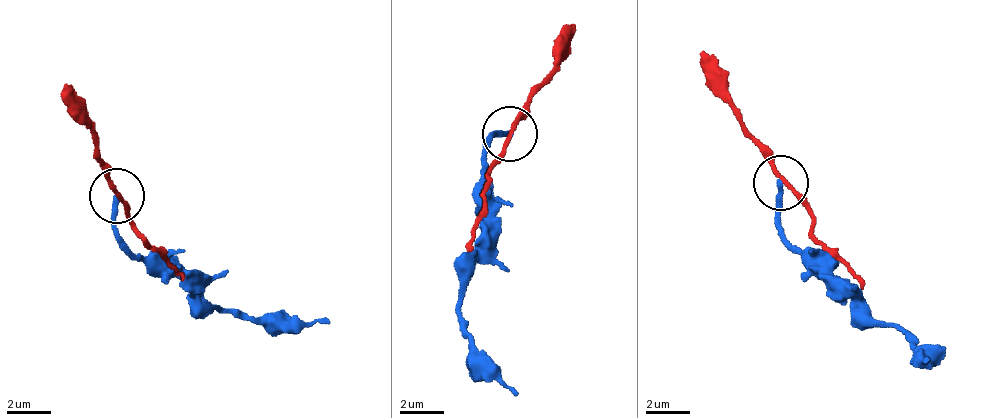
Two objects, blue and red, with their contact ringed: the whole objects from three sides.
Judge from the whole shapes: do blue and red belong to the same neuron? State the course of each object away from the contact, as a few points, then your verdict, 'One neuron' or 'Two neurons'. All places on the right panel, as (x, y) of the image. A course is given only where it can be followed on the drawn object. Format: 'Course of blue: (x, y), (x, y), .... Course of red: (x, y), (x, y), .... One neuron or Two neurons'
Course of blue: (780, 183), (780, 221), (793, 246), (827, 255), (876, 321), (900, 329), (913, 351), (928, 361). Course of red: (780, 178), (701, 52). Two neurons

